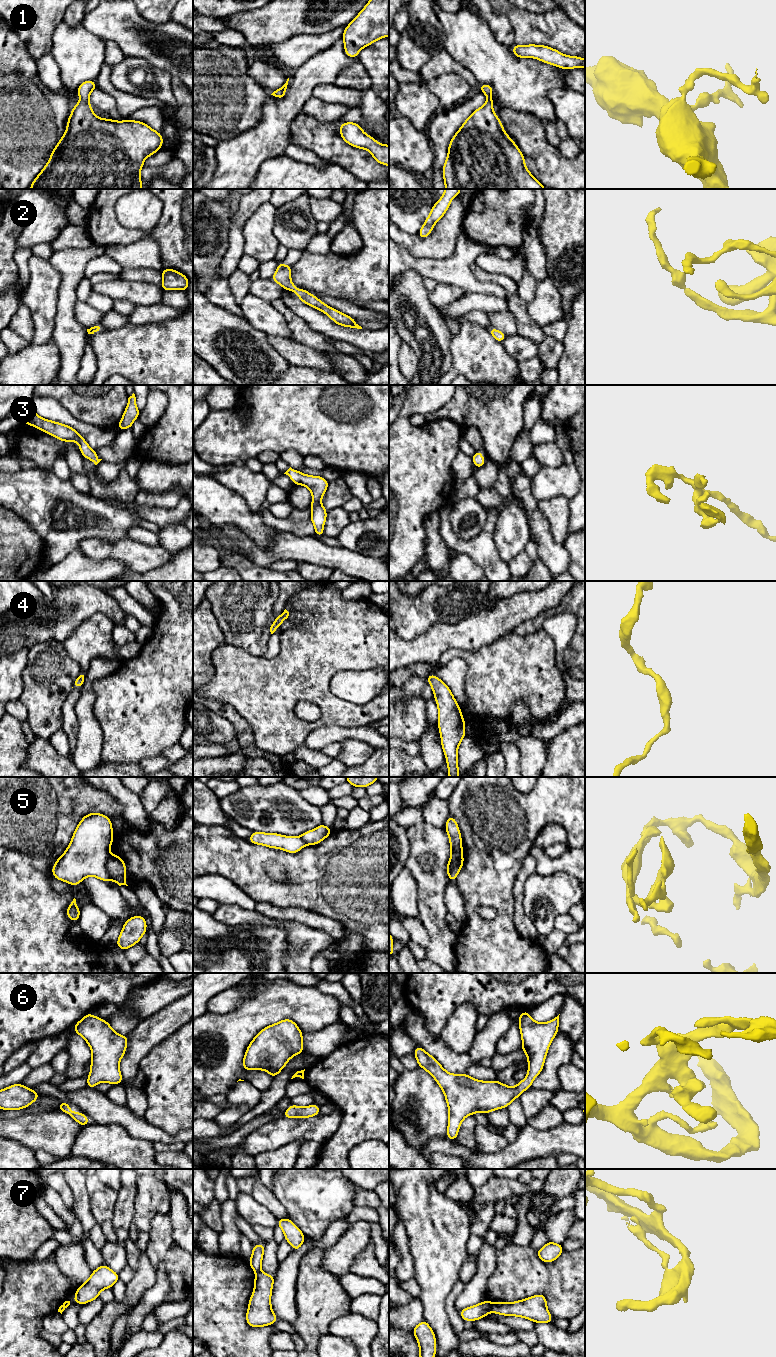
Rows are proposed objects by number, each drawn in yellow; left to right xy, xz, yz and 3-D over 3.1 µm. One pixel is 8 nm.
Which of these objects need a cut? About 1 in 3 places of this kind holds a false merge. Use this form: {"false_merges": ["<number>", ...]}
{"false_merges": ["5", "7"]}

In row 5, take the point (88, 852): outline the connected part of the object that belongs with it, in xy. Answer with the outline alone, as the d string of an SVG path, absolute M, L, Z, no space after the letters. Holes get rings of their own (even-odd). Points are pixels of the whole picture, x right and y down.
M101 813L85 815L76 827L69 846L52 867L54 878L73 887L87 876L108 882L107 862L112 843L110 818Z

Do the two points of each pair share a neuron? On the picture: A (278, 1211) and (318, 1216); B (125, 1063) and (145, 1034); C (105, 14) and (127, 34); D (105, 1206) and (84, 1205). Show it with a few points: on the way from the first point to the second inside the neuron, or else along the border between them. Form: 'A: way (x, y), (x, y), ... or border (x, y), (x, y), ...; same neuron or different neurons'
A: border (273, 1192), (289, 1217); different neurons
B: way (132, 1056), (141, 1041); same neuron
C: way (110, 19), (122, 29); same neuron
D: border (85, 1182), (90, 1210), (97, 1223); different neurons

